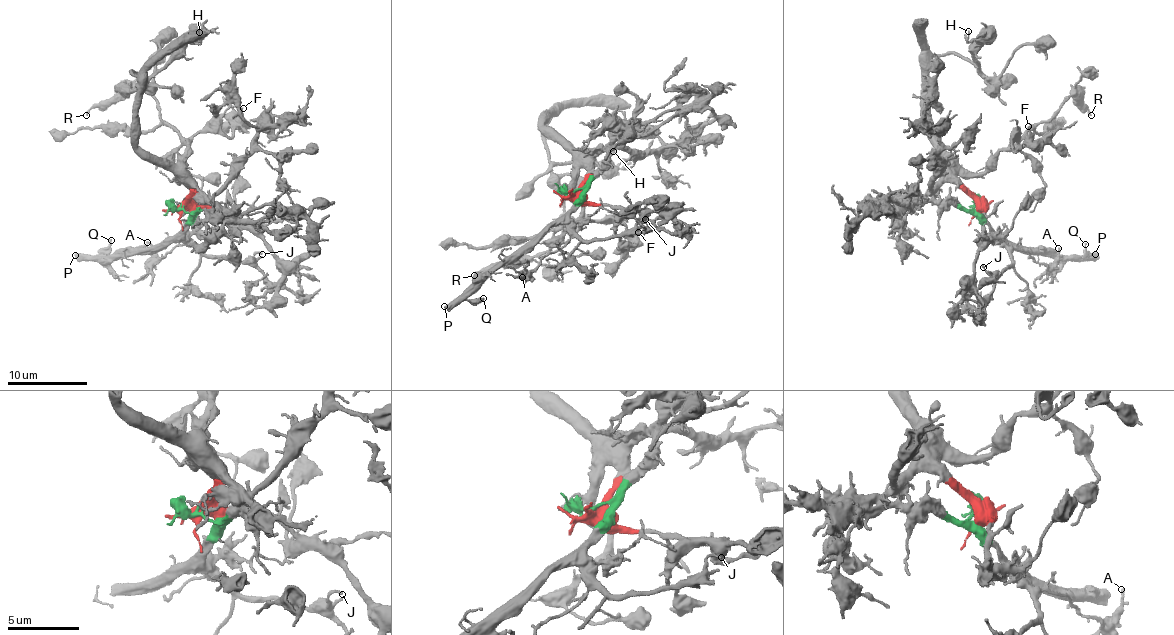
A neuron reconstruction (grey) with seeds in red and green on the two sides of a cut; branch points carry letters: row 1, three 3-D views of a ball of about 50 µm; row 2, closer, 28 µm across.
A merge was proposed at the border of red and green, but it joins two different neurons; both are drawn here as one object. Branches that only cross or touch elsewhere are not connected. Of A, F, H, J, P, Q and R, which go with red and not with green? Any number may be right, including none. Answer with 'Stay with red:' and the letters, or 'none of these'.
Stay with red: F, H, R

